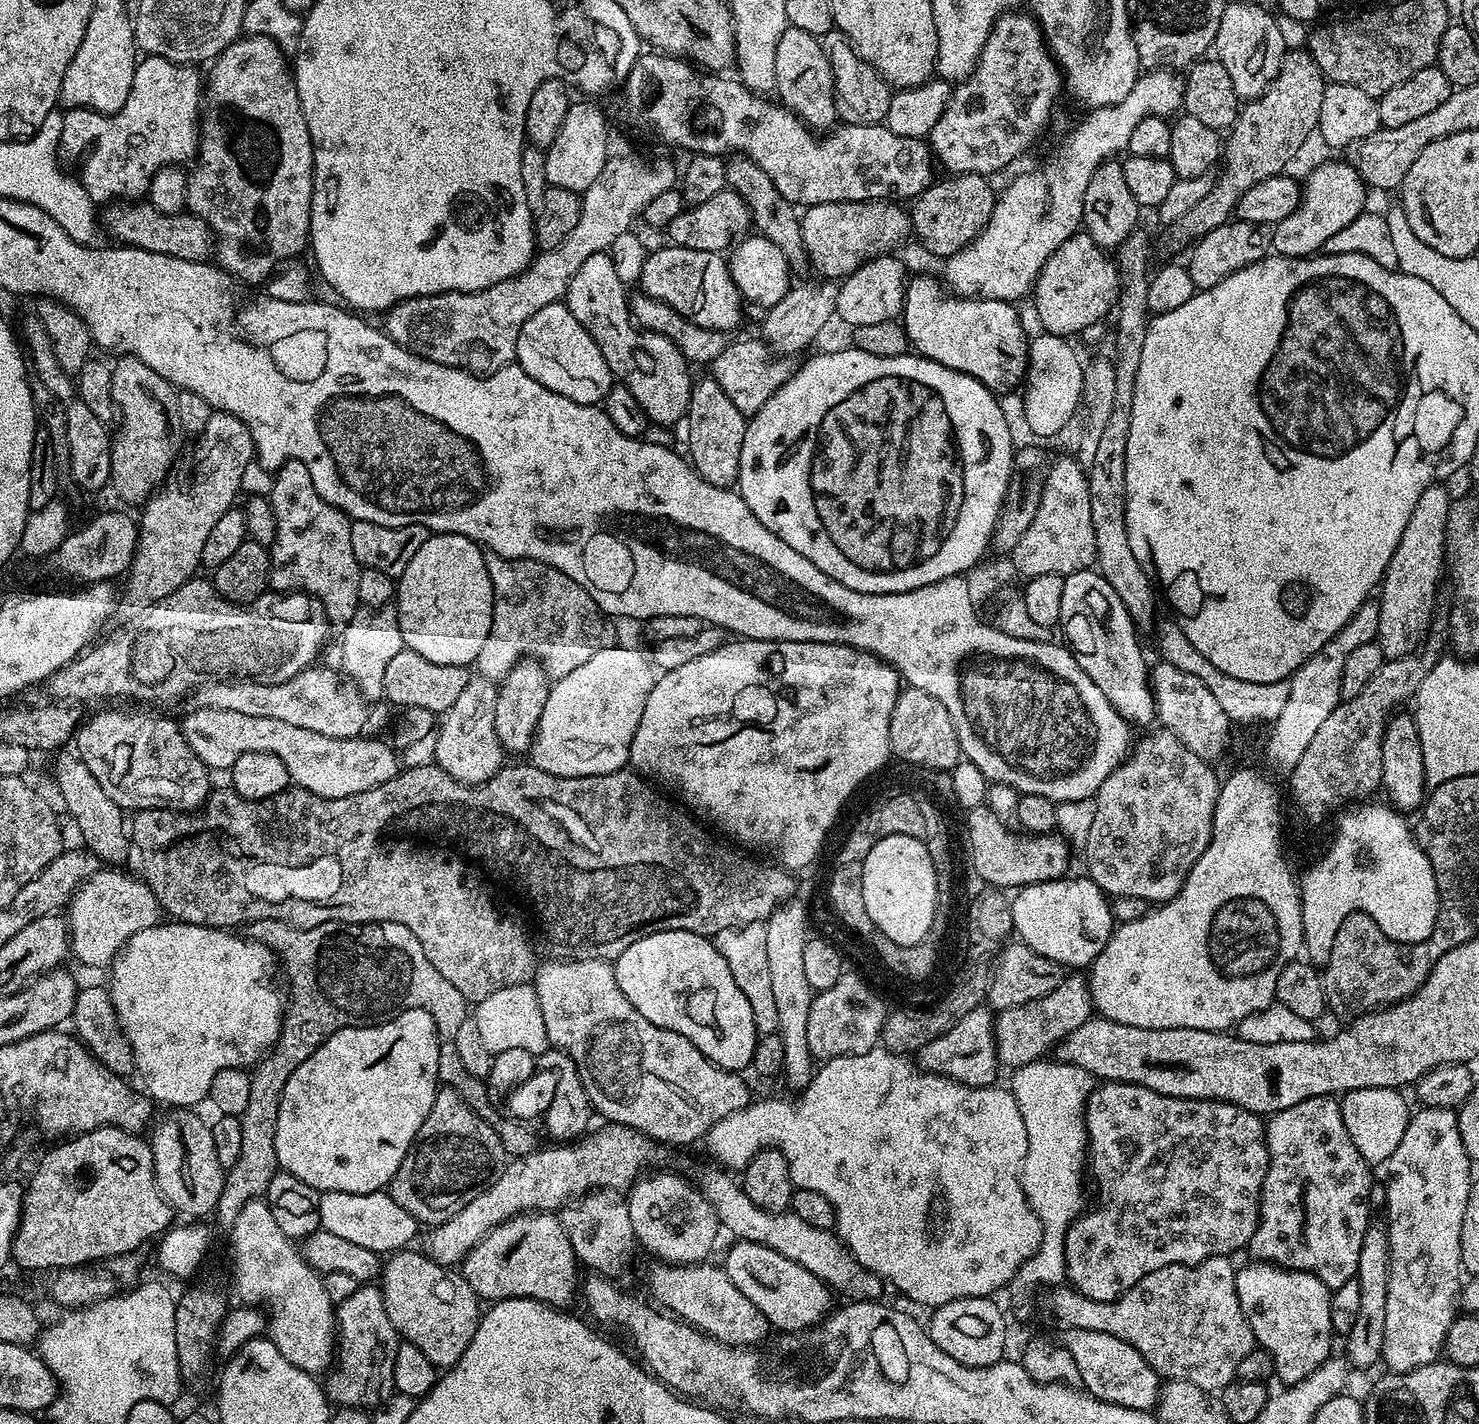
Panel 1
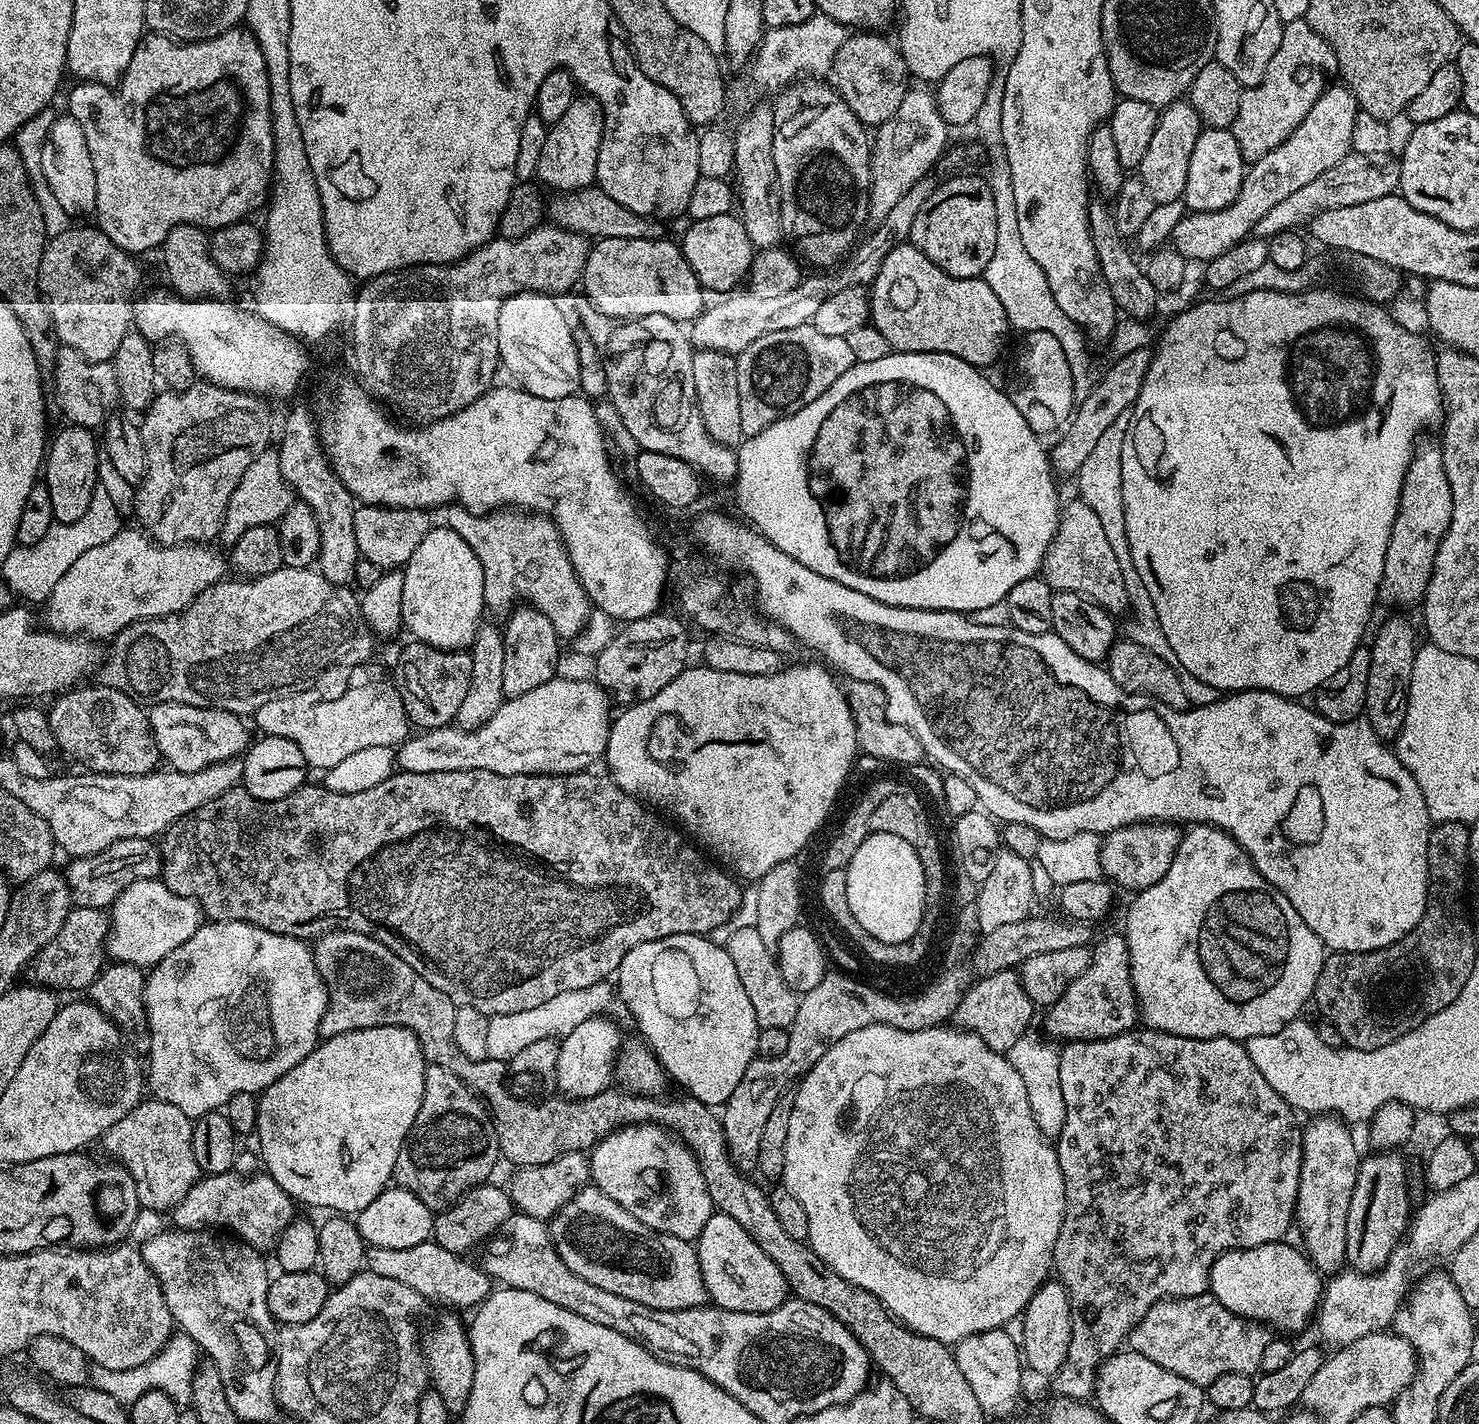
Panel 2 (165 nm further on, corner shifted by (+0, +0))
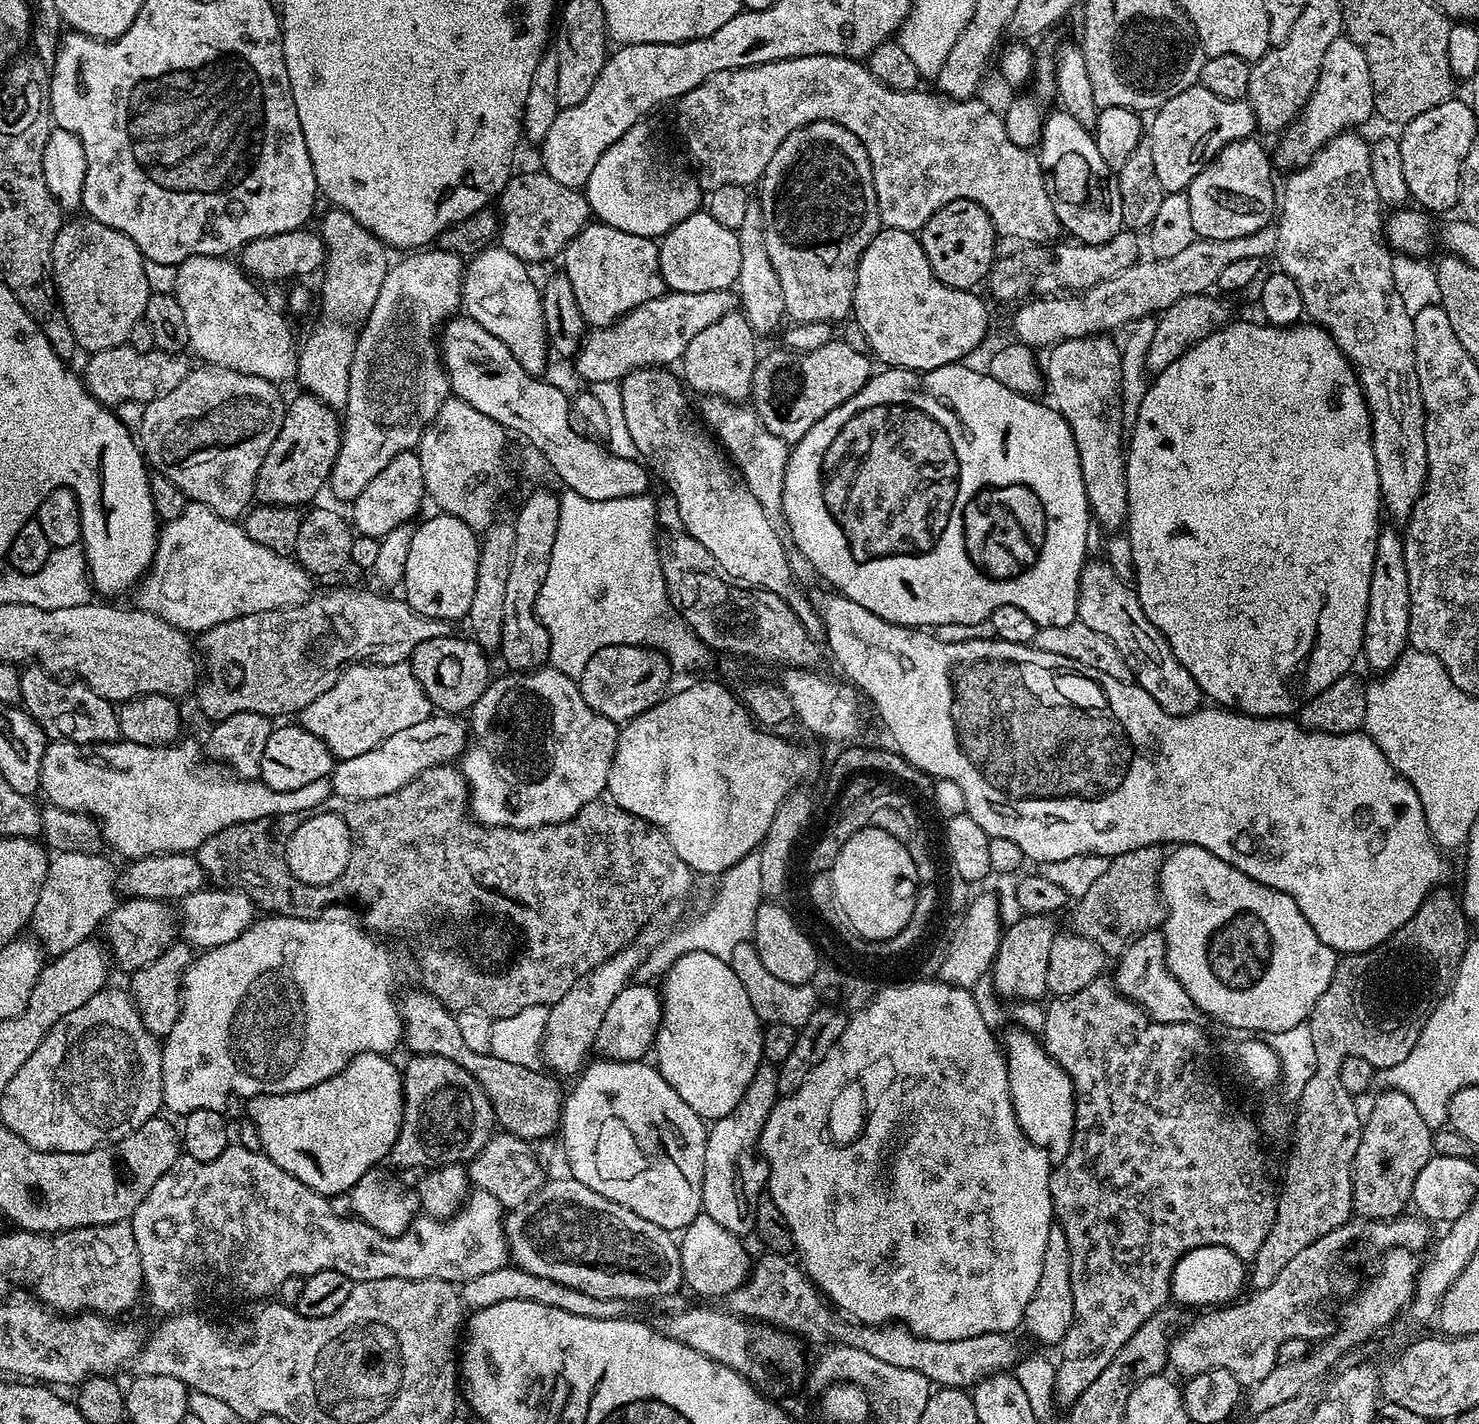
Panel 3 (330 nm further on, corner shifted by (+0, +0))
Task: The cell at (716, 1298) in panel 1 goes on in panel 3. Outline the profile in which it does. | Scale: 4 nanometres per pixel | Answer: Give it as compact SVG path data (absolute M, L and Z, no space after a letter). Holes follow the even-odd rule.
M565 1178L565 1180L545 1179L540 1189L528 1201L511 1209L505 1215L504 1237L508 1239L508 1254L515 1267L526 1270L530 1274L538 1274L538 1278L551 1278L554 1282L562 1282L562 1286L574 1286L574 1290L582 1290L582 1294L590 1294L594 1298L618 1298L629 1302L656 1299L659 1301L665 1296L677 1295L684 1284L680 1245L673 1233L667 1232L662 1226L654 1226L654 1222L646 1222L646 1218L638 1218L638 1214L626 1210L626 1206L618 1206L618 1202L610 1202L610 1198L602 1198L602 1194L590 1190L590 1186L582 1186L582 1182L571 1178Z

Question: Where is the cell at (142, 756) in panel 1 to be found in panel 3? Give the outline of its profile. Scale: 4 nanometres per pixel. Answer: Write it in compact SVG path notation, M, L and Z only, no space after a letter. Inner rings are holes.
M39 666L25 667L20 673L20 686L22 688L20 704L24 711L34 718L34 722L38 722L38 726L43 730L45 737L49 741L72 740L76 744L106 744L119 741L121 734L117 705L113 701L94 694L94 690L90 690L90 686L79 682L67 684L64 680L67 679L57 678Z

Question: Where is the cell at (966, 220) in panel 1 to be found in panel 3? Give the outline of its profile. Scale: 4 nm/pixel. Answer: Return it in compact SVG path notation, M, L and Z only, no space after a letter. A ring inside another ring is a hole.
M969 200L946 202L946 206L939 208L926 221L918 235L922 250L934 270L934 274L943 284L951 288L972 290L977 287L975 284L983 285L998 256L998 251L996 252L995 248L995 244L998 243L996 227L990 222L990 214L986 214L986 210L982 206L978 206L978 202L970 202Z

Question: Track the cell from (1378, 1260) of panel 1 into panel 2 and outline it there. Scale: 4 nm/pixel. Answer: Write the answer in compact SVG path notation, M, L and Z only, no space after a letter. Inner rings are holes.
M1376 1150L1360 1162L1358 1182L1346 1214L1345 1261L1357 1272L1376 1272L1394 1254L1410 1227L1414 1203L1408 1197L1408 1168L1396 1150Z

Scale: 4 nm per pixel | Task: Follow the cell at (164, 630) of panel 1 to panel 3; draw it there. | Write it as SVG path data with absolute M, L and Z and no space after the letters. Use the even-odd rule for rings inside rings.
M332 588L329 592L313 595L304 604L295 604L292 608L275 608L269 612L259 612L258 614L246 614L242 618L234 618L230 622L222 622L218 626L206 629L205 632L199 633L198 636L198 652L202 657L202 679L199 681L198 687L195 689L194 697L200 703L200 708L209 716L209 721L215 722L230 718L230 714L262 714L263 716L271 716L273 718L288 718L291 714L300 713L303 708L310 706L310 702L314 702L314 698L318 698L318 694L326 694L326 690L330 690L334 686L334 682L338 682L338 678L347 668L353 664L403 664L413 654L418 646L422 646L422 642L430 642L430 638L442 638L443 636L453 635L454 628L449 621L439 620L438 618L426 618L422 614L418 614L403 599L391 600L388 596L379 596L376 592L367 592L366 589L360 588L355 592L352 588Z

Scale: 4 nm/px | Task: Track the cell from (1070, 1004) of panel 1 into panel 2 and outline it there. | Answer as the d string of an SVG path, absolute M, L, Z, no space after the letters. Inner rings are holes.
M1116 931L1099 940L1100 937L1091 949L1092 965L1082 970L1082 974L1078 974L1070 986L1066 986L1058 1002L1047 1005L1048 1017L1044 1020L1044 1028L1053 1041L1101 1040L1137 1027L1138 1005L1124 937Z

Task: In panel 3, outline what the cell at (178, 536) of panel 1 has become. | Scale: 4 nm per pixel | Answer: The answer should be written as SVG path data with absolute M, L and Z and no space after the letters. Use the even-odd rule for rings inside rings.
M193 367L186 379L170 390L170 394L162 394L143 405L138 443L145 461L155 471L170 478L189 501L204 504L227 520L236 520L243 517L253 503L258 470L262 470L262 458L266 458L270 446L274 446L274 438L278 438L286 400L280 397L281 389L269 380L238 374L238 370L199 367Z

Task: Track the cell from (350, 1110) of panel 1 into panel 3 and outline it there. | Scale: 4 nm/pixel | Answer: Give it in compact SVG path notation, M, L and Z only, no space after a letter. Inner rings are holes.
M360 1052L342 1071L326 1078L326 1082L318 1082L318 1086L310 1086L306 1090L298 1090L290 1094L262 1094L251 1097L247 1101L246 1116L247 1119L254 1122L254 1126L258 1126L258 1138L264 1155L270 1157L278 1166L282 1166L282 1170L286 1170L286 1174L294 1174L294 1178L298 1178L298 1182L310 1186L310 1190L314 1190L319 1196L332 1197L351 1193L352 1187L356 1185L358 1178L362 1178L362 1174L366 1174L371 1168L377 1167L381 1162L389 1159L394 1142L400 1133L404 1113L404 1078L401 1069L395 1068L388 1060L391 1059L387 1055L378 1052Z

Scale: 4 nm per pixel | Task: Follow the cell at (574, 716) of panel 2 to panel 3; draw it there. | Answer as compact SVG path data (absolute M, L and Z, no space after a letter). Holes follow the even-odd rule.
M452 714L427 716L407 730L390 734L390 738L374 746L374 750L366 750L366 754L358 754L358 758L339 761L330 777L333 793L337 797L340 795L344 802L382 798L386 794L394 794L394 790L402 790L402 786L422 774L422 770L451 765L457 758L463 757L470 743L469 725L460 720L463 719Z

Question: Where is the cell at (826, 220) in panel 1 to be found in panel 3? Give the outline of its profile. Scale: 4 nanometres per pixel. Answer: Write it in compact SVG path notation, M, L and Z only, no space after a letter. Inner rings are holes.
M732 288L706 290L698 294L665 291L664 295L630 310L621 320L605 328L592 328L574 358L576 372L589 385L619 382L629 372L653 366L672 366L684 355L686 346L706 326L714 326L718 318L737 311L738 296Z

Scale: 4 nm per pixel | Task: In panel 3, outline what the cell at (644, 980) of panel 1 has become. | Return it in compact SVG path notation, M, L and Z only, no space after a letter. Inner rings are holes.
M695 952L682 954L668 972L664 973L658 988L660 994L660 1025L654 1045L654 1066L670 1082L674 1094L694 1110L700 1119L711 1122L730 1114L734 1106L746 1094L746 1086L761 1071L760 1064L764 1060L762 1054L762 1021L754 1014L754 1006L750 1006L750 998L738 982L738 974L734 974L731 963L712 954Z

